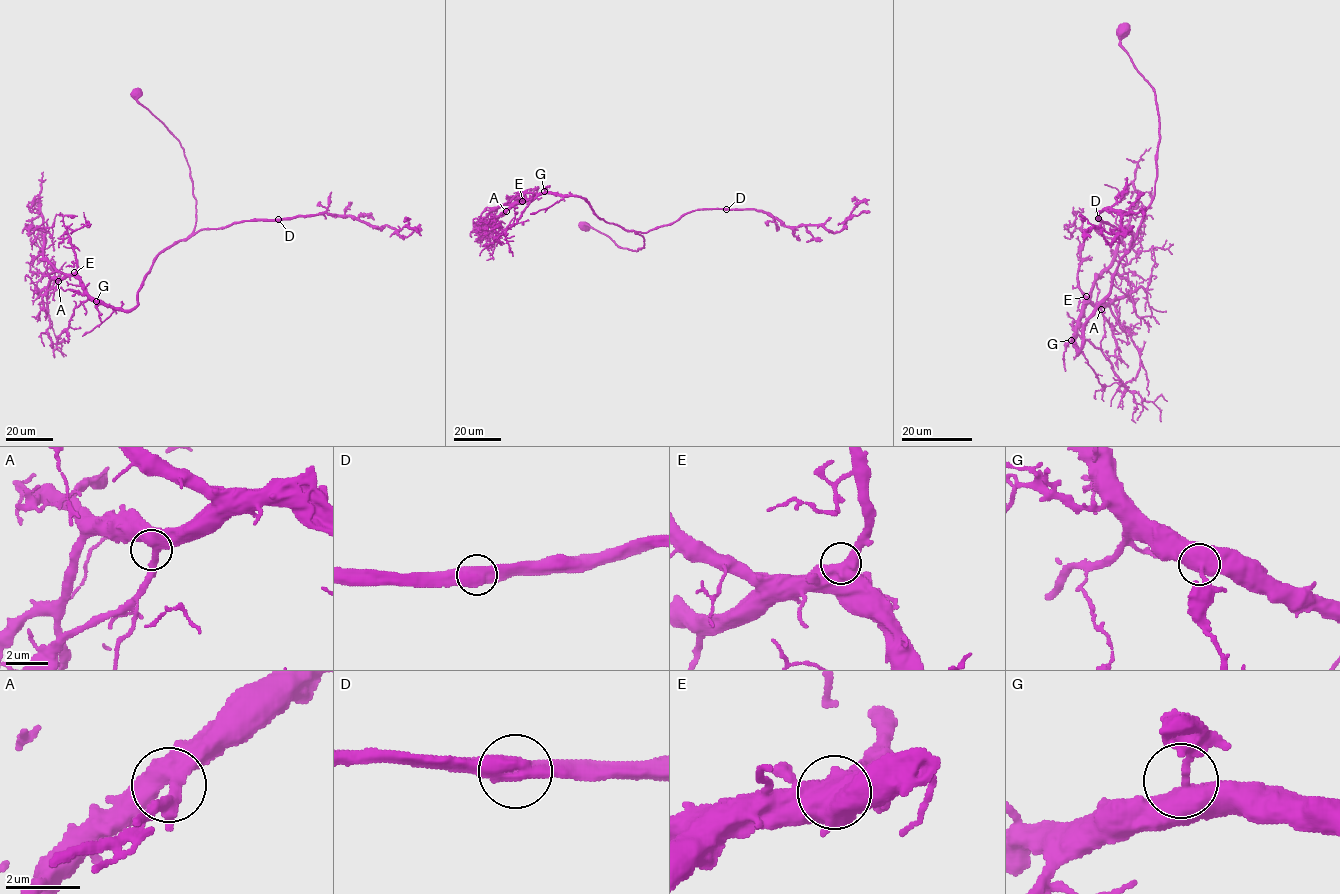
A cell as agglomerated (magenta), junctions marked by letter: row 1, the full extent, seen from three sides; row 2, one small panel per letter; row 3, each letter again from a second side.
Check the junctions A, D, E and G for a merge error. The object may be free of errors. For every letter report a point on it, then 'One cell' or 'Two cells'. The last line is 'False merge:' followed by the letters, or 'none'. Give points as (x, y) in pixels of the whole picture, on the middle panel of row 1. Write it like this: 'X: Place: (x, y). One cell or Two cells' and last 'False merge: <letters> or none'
A: Place: (506, 211). One cell
D: Place: (726, 209). One cell
E: Place: (522, 201). One cell
G: Place: (544, 191). One cell
False merge: none

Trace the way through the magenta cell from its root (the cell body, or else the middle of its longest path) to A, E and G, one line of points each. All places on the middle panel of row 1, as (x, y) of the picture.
A: (584, 226), (621, 247), (644, 247), (641, 235), (606, 222), (579, 196), (538, 193), (506, 211)
E: (584, 226), (621, 247), (644, 247), (641, 235), (606, 222), (581, 196), (538, 193), (522, 201)
G: (584, 226), (606, 234), (621, 247), (636, 251), (644, 247), (641, 235), (606, 222), (585, 198), (544, 191)

